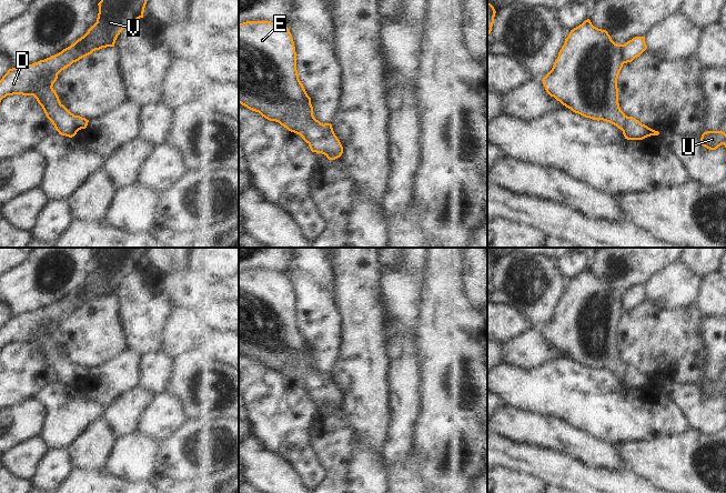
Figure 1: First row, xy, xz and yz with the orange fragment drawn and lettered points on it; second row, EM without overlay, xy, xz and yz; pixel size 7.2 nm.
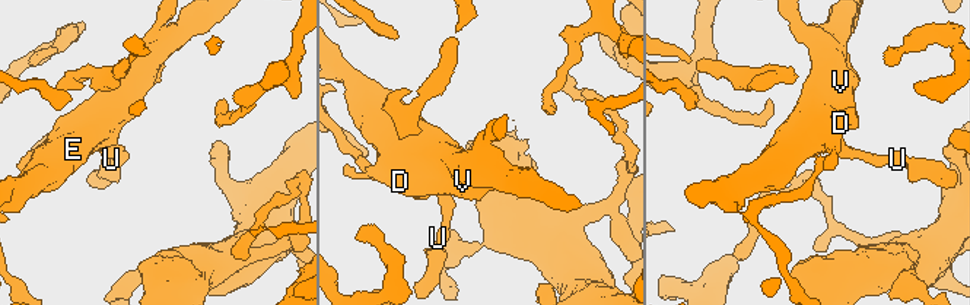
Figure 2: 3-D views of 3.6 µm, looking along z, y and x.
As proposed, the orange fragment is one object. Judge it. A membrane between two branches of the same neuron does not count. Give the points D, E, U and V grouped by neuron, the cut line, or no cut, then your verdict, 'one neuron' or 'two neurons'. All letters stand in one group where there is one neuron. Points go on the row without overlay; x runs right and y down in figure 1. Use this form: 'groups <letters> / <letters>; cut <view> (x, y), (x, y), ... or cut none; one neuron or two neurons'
groups D E U V; cut none; one neuron

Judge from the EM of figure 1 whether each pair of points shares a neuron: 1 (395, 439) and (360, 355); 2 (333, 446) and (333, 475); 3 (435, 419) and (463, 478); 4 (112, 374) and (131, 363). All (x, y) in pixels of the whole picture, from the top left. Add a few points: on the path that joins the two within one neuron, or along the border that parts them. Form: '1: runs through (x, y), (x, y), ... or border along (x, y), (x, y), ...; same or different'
1: border along (389, 398), (390, 433), (382, 450); different
2: runs through (333, 453), (333, 469); same
3: runs through (450, 433), (453, 441), (453, 463); same
4: runs through (117, 374), (127, 365); same

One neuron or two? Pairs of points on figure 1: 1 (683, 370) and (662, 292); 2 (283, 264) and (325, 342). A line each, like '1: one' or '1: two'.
1: two
2: two

